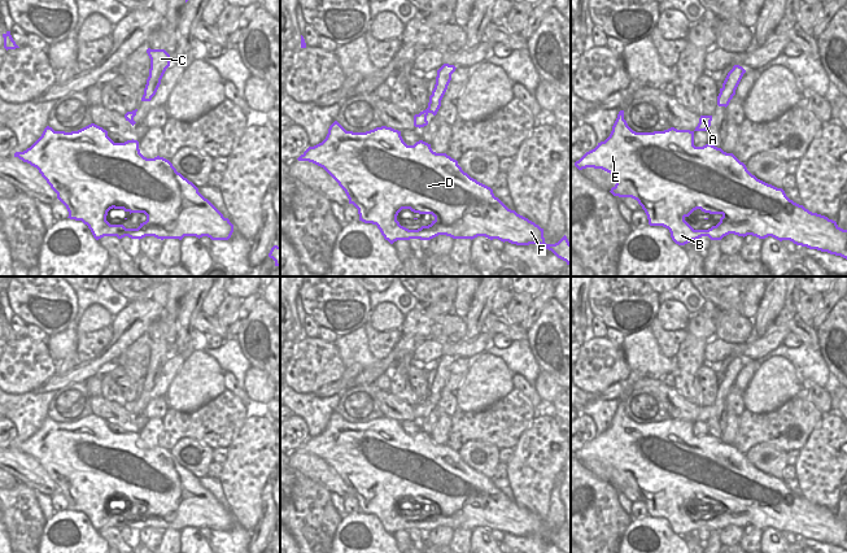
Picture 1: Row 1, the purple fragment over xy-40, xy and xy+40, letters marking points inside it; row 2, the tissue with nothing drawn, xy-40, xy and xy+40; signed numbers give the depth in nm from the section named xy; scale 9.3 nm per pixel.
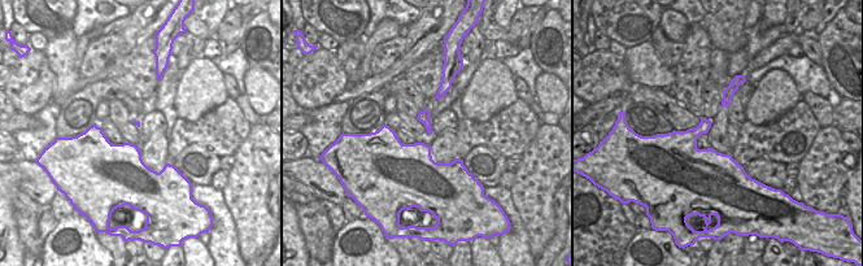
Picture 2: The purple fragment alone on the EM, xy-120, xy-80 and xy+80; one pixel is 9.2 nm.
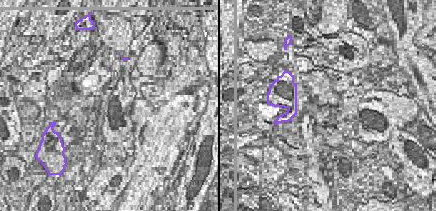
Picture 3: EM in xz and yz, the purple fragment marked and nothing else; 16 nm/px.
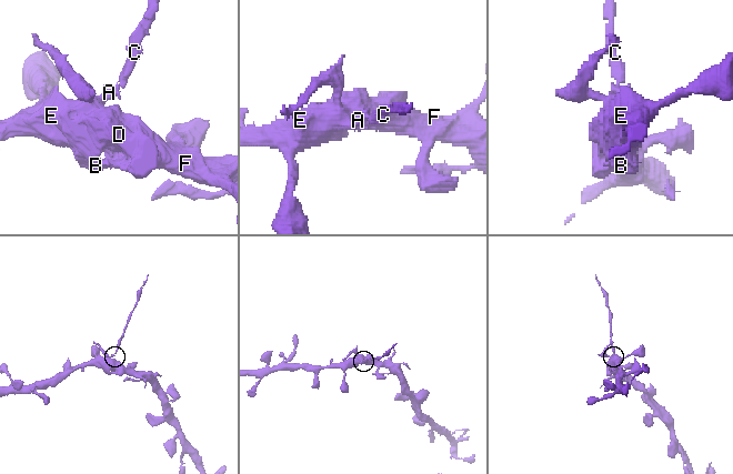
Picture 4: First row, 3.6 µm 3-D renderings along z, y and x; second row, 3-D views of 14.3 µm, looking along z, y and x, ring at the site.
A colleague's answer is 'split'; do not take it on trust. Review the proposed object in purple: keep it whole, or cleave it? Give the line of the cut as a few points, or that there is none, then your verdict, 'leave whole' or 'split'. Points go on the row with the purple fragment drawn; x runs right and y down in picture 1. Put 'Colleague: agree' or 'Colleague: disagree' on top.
Colleague: agree
cut xy (428, 105), (431, 112); split

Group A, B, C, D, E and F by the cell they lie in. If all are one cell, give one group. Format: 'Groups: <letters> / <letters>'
Groups: A B D E F / C

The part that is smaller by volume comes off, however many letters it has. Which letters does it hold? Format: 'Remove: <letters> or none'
Remove: C

